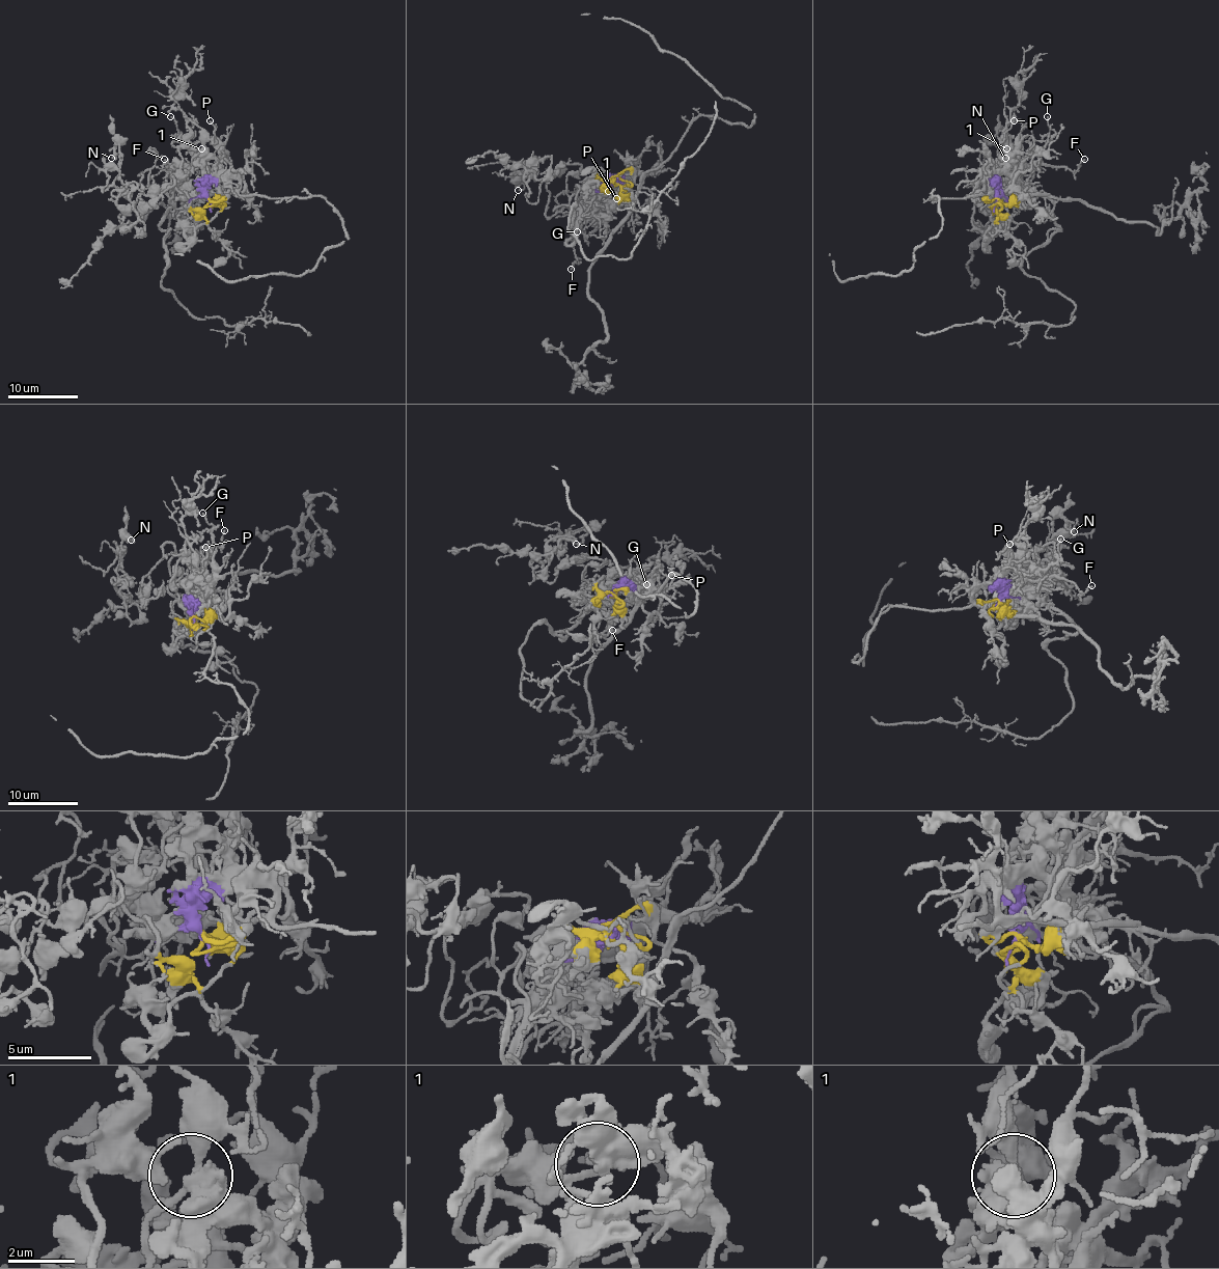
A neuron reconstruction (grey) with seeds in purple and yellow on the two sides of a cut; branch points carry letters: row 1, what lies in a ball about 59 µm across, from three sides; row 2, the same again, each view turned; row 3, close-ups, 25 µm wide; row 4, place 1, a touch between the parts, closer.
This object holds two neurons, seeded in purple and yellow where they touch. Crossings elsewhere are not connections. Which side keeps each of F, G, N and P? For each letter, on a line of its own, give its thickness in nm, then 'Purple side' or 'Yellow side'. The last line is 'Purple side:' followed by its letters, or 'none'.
F: Thickness 140 nm. Purple side
G: Thickness 130 nm. Purple side
N: Thickness 200 nm. Yellow side
P: Thickness 120 nm. Yellow side
Purple side: F, G

